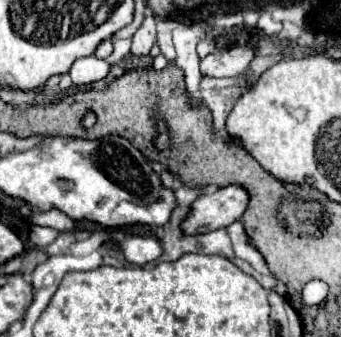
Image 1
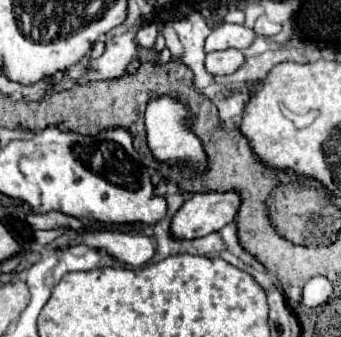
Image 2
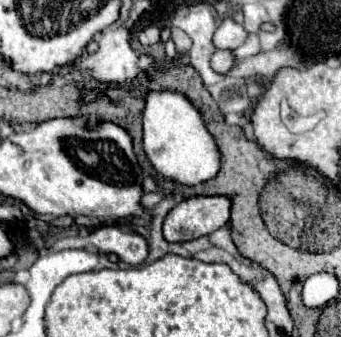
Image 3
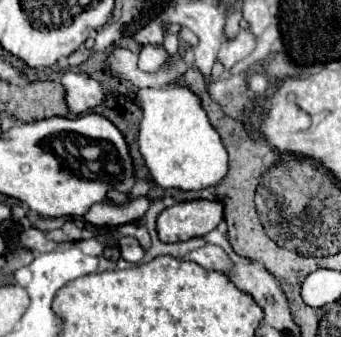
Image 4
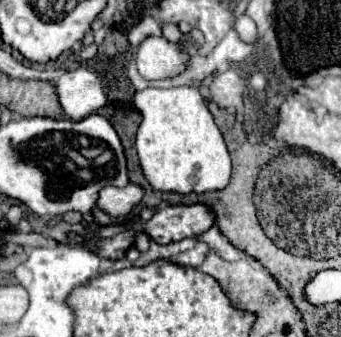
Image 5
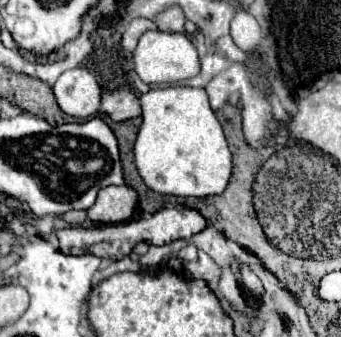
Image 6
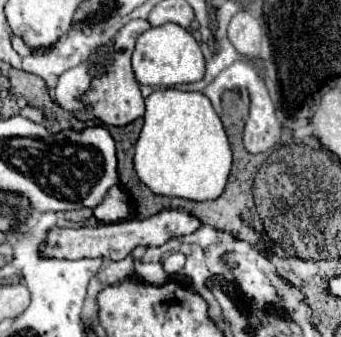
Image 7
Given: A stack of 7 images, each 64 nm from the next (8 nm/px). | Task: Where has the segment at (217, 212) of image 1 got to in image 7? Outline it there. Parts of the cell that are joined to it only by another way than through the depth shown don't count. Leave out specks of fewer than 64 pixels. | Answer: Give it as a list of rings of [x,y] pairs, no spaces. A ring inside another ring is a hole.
[[[164,210],[144,220],[122,220],[114,224],[100,224],[96,228],[90,228],[90,226],[50,228],[46,234],[46,242],[40,244],[40,256],[42,258],[66,258],[66,260],[76,260],[76,258],[122,260],[136,246],[160,246],[174,236],[192,234],[198,228],[200,228],[200,220],[196,220],[192,214],[186,214],[182,210]]]

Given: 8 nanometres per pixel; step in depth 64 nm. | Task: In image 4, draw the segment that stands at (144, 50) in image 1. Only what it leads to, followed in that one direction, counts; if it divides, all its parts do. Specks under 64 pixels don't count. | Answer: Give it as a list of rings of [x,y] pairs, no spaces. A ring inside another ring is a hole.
[[[148,22],[142,30],[138,30],[136,34],[134,34],[134,40],[138,42],[138,44],[148,44],[148,42],[162,42],[162,32],[164,32],[164,28],[158,24],[158,22]]]

